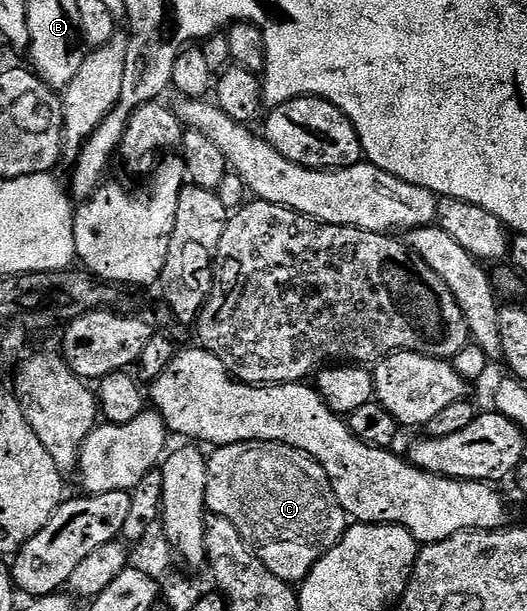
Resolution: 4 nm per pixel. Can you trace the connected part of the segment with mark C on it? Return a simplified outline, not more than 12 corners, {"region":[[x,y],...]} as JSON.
{"region":[[220,446],[207,509],[302,583],[349,516],[316,458]]}

